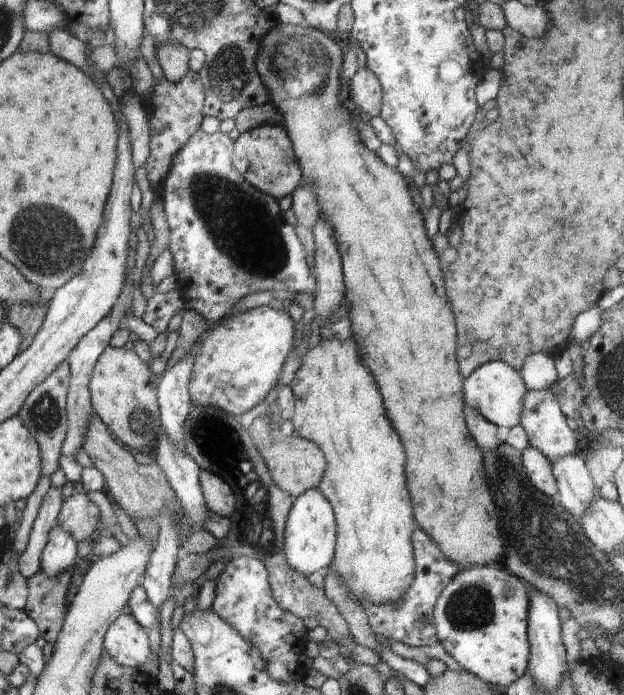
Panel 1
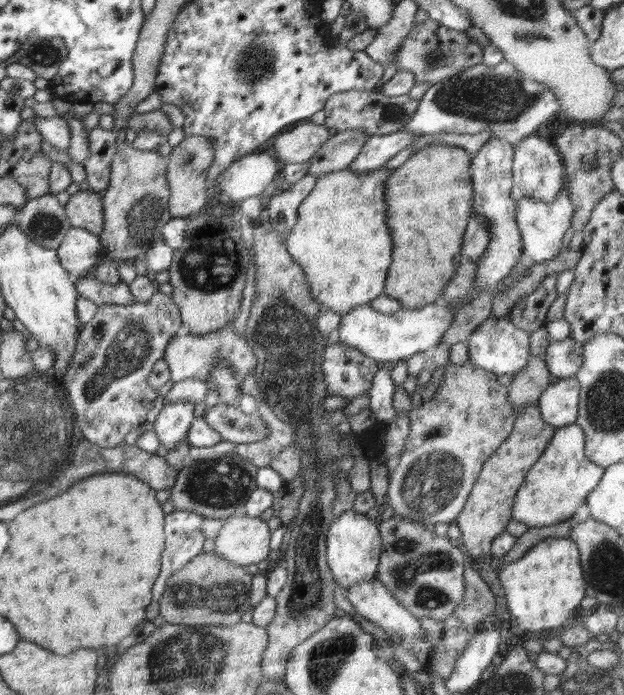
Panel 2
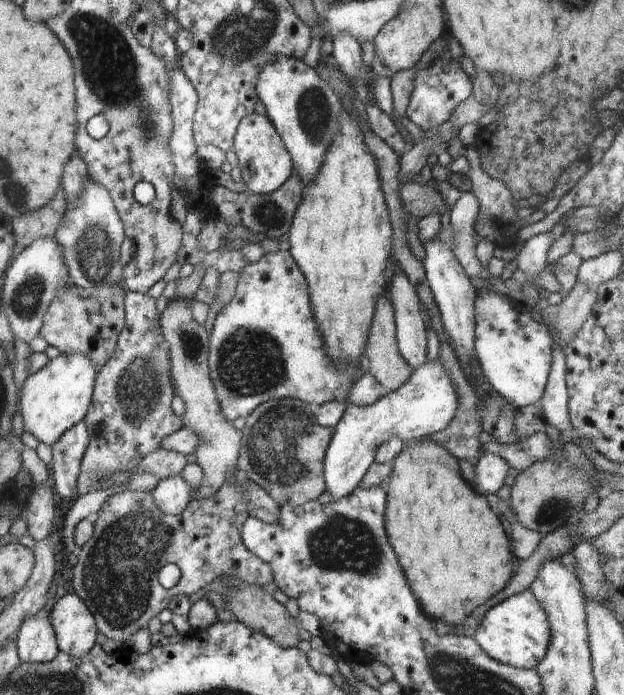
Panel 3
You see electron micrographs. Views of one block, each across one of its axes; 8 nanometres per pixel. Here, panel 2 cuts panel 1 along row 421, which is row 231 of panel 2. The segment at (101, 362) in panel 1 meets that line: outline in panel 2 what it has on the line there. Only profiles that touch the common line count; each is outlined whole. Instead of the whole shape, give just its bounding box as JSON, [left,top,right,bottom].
[99,132,172,262]

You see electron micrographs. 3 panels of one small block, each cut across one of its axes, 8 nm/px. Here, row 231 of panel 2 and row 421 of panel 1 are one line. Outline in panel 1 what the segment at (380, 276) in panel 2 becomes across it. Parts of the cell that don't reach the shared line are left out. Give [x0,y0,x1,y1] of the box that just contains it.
[290,336,416,604]

